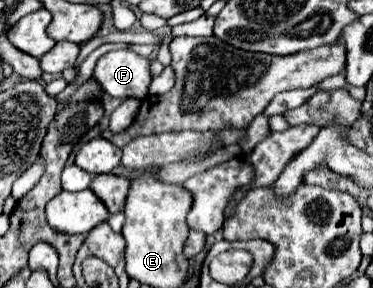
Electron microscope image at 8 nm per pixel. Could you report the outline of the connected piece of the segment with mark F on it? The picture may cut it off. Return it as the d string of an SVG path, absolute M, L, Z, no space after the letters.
M132 49L104 53L94 69L96 83L112 97L136 97L142 99L148 93L150 61L134 53Z

